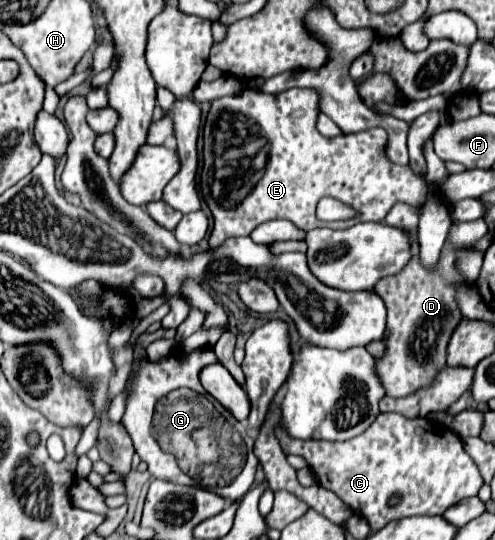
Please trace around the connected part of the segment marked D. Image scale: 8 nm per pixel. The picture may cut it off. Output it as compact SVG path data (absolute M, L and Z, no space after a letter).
M411 233L411 239L413 261L407 265L407 269L397 277L385 277L385 281L379 281L373 287L373 291L377 291L387 305L387 329L383 337L387 349L381 357L375 357L375 373L389 397L405 397L417 391L417 387L425 387L429 381L433 381L437 369L445 365L445 343L449 343L449 333L453 333L453 325L457 323L457 317L461 317L457 303L453 303L453 289L449 289L449 281L463 281L463 277L453 269L453 251L445 247L437 273L425 273L419 263L415 233Z

